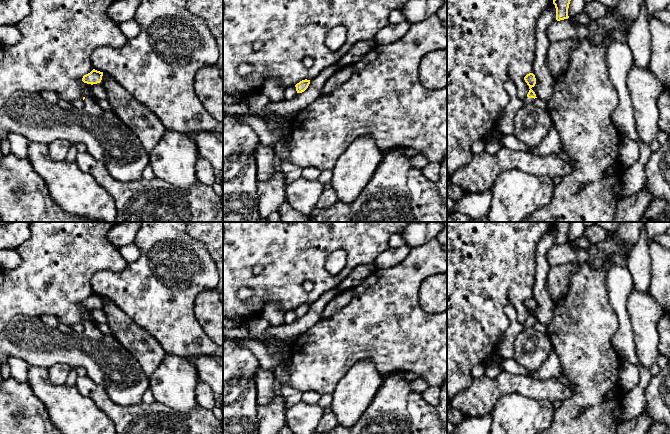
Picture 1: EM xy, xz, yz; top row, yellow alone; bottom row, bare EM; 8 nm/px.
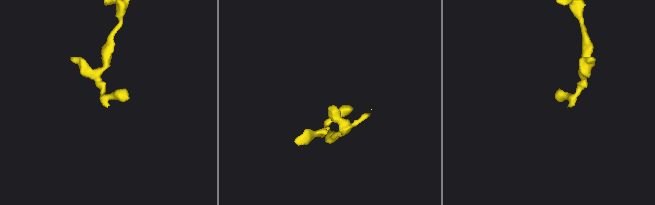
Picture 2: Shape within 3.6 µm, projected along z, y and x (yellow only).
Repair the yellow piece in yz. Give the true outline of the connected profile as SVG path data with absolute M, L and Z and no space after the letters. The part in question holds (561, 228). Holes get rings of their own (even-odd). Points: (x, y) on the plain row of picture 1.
M554 222L553 228L556 232L556 244L568 243L568 232L571 222Z

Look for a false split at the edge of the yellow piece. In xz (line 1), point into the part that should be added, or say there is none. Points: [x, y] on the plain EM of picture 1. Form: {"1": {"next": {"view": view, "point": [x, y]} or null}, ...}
{"1": {"next": null}}

